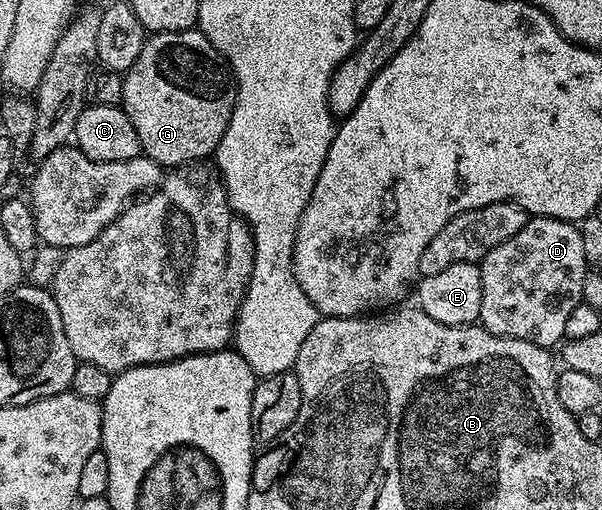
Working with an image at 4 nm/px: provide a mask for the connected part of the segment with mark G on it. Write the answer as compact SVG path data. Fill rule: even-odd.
M199 28L173 33L152 33L138 59L123 74L124 114L134 123L143 156L154 159L162 167L179 167L200 163L215 154L218 143L230 123L236 102L236 79L224 56L211 45Z

